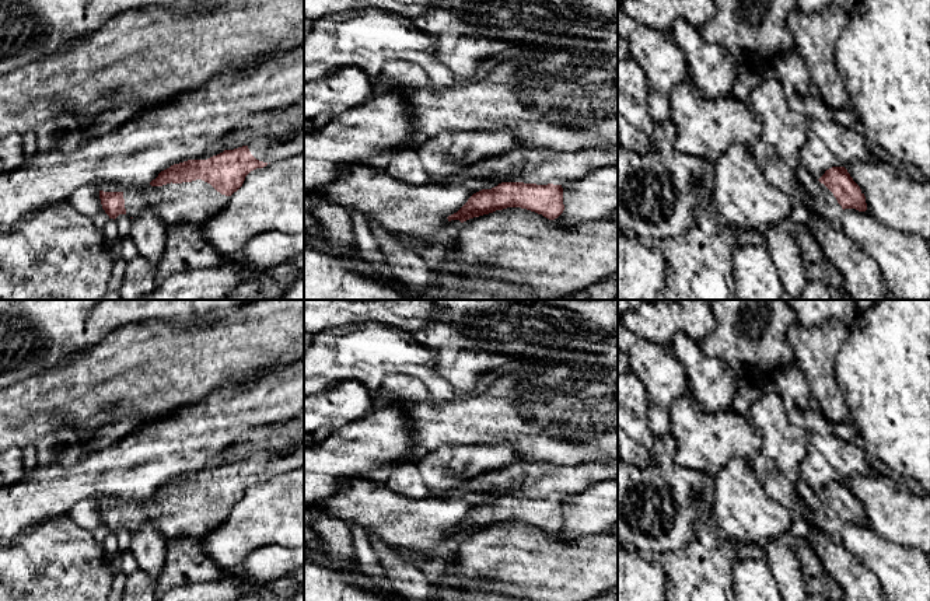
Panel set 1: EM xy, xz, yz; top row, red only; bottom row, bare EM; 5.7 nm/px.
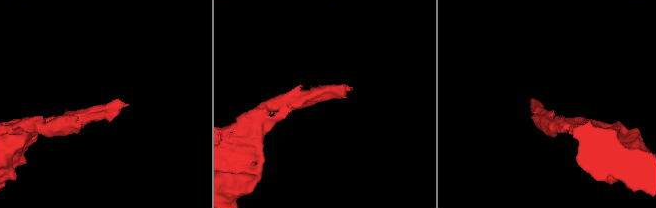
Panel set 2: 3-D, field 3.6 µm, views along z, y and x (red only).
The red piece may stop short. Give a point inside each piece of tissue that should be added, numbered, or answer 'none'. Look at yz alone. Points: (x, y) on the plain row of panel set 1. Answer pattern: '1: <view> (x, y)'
1: yz (820, 510)

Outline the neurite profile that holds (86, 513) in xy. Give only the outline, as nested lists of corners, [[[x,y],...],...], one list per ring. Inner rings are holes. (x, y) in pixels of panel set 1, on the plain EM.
[[[83,497],[66,514],[81,528],[90,531],[97,544],[102,545],[109,534],[99,513],[101,497]]]

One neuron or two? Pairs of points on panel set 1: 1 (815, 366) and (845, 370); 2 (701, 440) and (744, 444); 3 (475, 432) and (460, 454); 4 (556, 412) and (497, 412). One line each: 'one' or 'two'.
1: two
2: one
3: two
4: one

